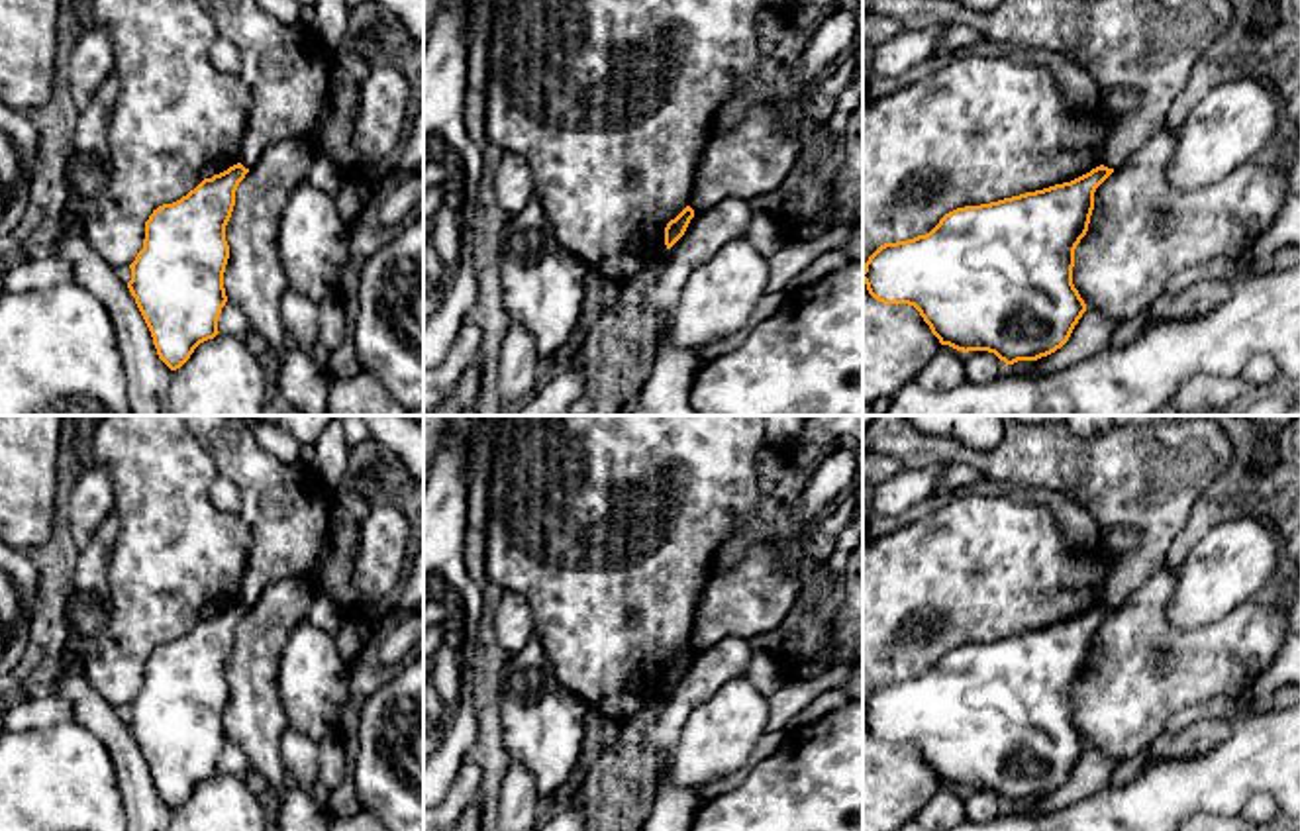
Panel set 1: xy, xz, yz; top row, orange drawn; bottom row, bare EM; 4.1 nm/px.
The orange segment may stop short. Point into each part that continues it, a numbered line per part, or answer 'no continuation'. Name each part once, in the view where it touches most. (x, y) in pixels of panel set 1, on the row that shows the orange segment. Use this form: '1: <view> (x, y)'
no continuation

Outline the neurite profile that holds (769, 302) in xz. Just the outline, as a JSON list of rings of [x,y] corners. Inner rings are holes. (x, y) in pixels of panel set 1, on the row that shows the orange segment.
[[[788,286],[776,292],[763,294],[747,318],[745,329],[731,333],[727,337],[720,337],[708,343],[706,347],[702,347],[698,351],[700,361],[702,363],[714,361],[716,357],[722,357],[724,353],[731,353],[733,349],[737,349],[741,341],[745,339],[745,331],[769,319],[788,300],[790,294],[792,294],[792,288]]]

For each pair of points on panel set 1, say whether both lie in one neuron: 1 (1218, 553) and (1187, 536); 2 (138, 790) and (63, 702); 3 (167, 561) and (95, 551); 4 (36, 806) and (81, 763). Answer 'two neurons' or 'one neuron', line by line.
1: two neurons
2: one neuron
3: two neurons
4: one neuron

